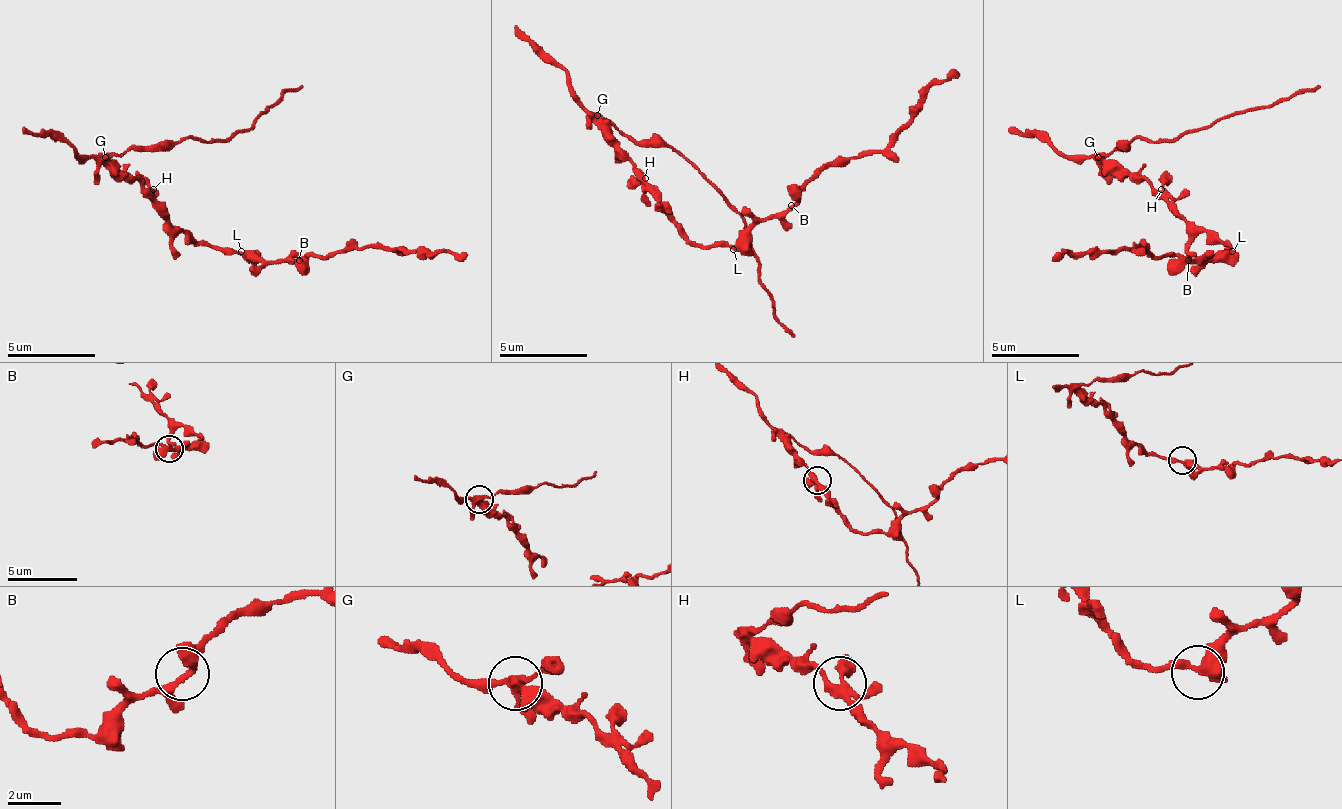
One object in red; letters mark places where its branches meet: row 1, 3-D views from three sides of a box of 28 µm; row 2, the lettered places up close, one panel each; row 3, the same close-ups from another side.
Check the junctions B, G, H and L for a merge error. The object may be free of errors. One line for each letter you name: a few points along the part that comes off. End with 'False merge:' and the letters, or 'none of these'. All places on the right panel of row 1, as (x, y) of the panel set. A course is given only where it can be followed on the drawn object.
G: foreign part runs (1099, 158), (1122, 150), (1135, 136), (1179, 141), (1320, 88)
False merge: G

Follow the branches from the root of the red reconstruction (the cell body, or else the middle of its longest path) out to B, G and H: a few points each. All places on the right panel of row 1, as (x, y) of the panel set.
B: (1175, 211), (1210, 229), (1228, 247), (1228, 251), (1219, 251), (1205, 260), (1188, 260)
G: (1175, 211), (1144, 181), (1117, 176), (1099, 158)
H: (1175, 211), (1161, 189)

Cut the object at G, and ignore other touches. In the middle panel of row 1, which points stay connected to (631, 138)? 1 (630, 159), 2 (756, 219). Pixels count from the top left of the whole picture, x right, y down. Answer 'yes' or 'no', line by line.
1: no
2: no

